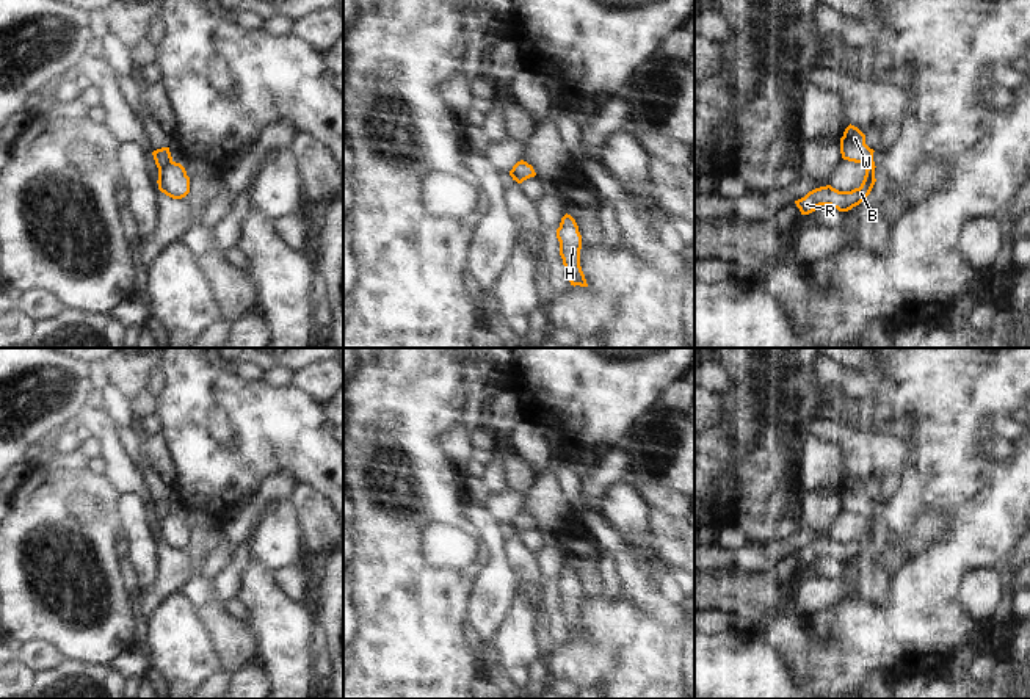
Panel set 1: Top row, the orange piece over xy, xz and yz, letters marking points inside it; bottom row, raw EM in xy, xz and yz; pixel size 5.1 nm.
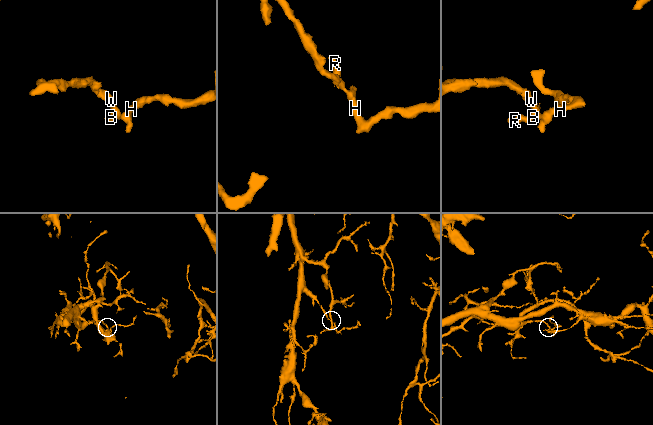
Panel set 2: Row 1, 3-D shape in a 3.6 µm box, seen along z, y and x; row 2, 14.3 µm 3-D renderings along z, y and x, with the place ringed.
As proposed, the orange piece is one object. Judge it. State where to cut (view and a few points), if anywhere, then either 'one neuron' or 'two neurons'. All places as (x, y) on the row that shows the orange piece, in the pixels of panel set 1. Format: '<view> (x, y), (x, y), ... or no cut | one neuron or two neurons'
xy (171, 160), (159, 170) | two neurons

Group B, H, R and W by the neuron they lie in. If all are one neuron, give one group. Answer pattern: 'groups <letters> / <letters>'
groups B H R / W

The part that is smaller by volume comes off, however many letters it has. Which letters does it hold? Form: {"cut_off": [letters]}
{"cut_off": ["B", "H", "R"]}

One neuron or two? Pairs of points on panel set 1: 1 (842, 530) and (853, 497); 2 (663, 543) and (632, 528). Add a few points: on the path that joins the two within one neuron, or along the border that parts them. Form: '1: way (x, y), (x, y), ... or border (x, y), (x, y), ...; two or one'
1: border (844, 510), (859, 513), (866, 519); two
2: border (649, 507), (648, 546), (651, 555); two

